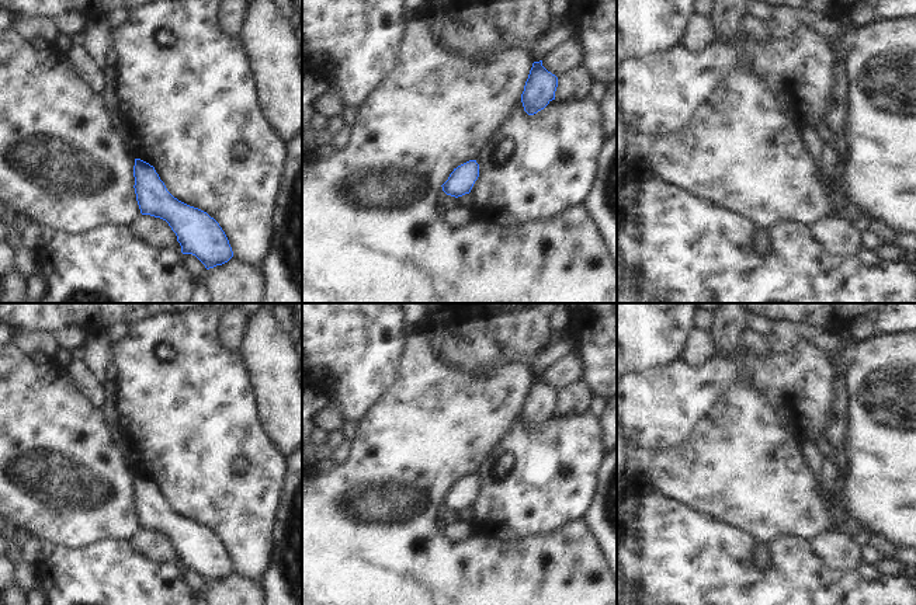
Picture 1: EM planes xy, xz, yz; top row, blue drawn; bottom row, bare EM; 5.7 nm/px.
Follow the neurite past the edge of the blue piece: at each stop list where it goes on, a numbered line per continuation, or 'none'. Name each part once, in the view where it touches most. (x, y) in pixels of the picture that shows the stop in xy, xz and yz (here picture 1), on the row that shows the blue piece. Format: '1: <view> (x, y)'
none

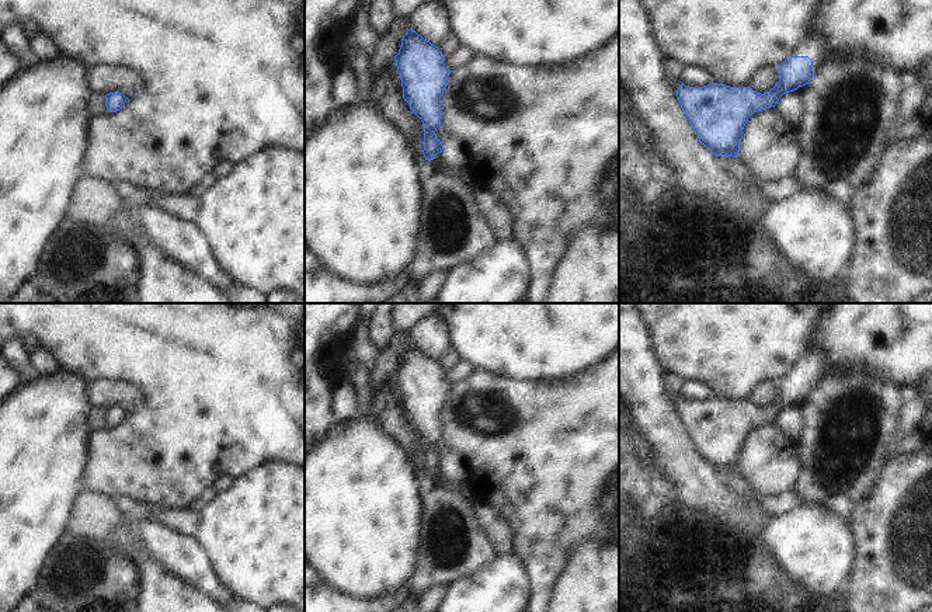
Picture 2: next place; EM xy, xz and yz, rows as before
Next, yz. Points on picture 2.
1: yz (814, 45)

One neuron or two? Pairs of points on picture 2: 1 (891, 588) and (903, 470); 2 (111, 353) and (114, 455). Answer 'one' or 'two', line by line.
1: one
2: one

